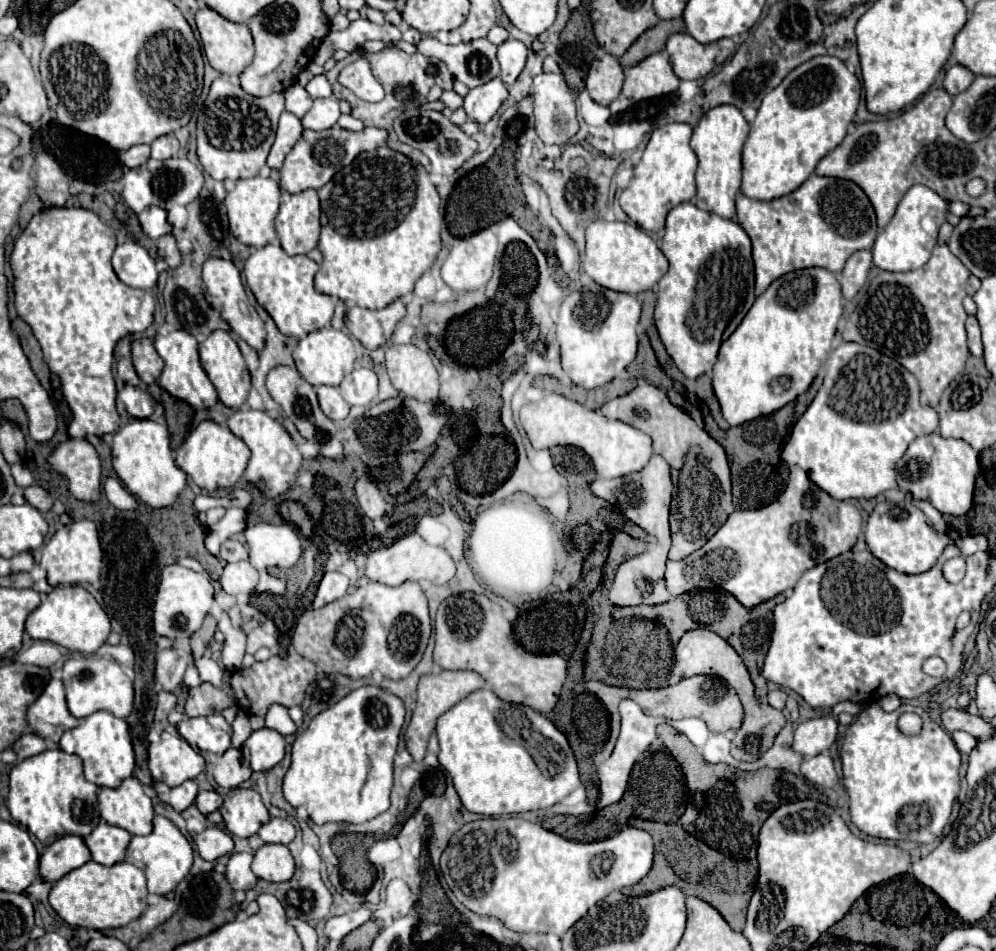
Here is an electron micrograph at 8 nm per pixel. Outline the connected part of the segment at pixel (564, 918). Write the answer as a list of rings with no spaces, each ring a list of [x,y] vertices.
[[[484,817],[452,835],[440,869],[456,899],[476,915],[496,917],[516,933],[562,935],[606,895],[646,877],[652,855],[652,837],[634,827],[602,841],[576,843],[520,817]]]

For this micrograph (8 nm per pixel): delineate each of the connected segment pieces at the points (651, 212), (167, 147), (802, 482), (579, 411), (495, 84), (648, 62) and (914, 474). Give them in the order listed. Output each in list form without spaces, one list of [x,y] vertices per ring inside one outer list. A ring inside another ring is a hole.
[[[668,123],[658,127],[644,149],[640,163],[634,167],[634,177],[630,185],[622,191],[618,199],[622,211],[630,217],[630,221],[648,233],[662,231],[668,211],[696,197],[694,173],[698,159],[690,147],[690,137],[692,127],[686,123]]]
[[[174,133],[152,141],[152,159],[166,161],[168,157],[174,157],[176,153],[178,153],[178,139],[174,137]]]
[[[790,467],[790,479],[786,491],[774,503],[754,511],[734,511],[702,549],[694,551],[690,557],[682,561],[668,561],[664,575],[666,587],[672,597],[688,593],[692,589],[720,587],[732,593],[744,607],[756,607],[758,603],[768,601],[778,593],[794,589],[796,581],[804,575],[804,571],[812,569],[814,565],[850,551],[856,545],[860,531],[862,531],[862,515],[854,503],[832,499],[826,491],[814,485],[800,467]]]
[[[556,393],[544,395],[538,403],[530,403],[520,411],[520,423],[534,449],[550,449],[554,445],[572,445],[582,449],[602,479],[624,477],[644,469],[652,457],[652,439],[632,425],[608,419],[600,411],[592,411],[572,399]]]
[[[494,77],[488,83],[470,89],[470,93],[464,97],[464,109],[472,121],[486,125],[506,101],[506,97],[506,85],[500,81],[500,77]]]
[[[654,53],[626,71],[626,81],[618,99],[610,105],[612,113],[620,113],[644,99],[674,93],[680,79],[672,73],[668,57],[664,53]]]
[[[932,433],[932,435],[924,435],[924,437],[918,437],[916,441],[912,441],[908,451],[896,465],[896,483],[900,489],[910,491],[912,497],[930,501],[944,515],[964,515],[972,507],[976,473],[978,473],[978,453],[966,441],[944,439],[938,433]]]

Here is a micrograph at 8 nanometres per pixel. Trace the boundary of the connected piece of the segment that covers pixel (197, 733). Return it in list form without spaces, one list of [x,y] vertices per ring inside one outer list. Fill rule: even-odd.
[[[214,713],[210,717],[184,717],[178,723],[178,733],[192,745],[192,749],[212,751],[222,755],[230,747],[232,725],[222,717],[222,713]]]

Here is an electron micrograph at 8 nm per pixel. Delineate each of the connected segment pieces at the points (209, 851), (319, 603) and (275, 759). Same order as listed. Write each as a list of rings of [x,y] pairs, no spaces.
[[[218,827],[204,829],[202,833],[198,833],[194,837],[194,843],[196,843],[196,849],[204,861],[216,861],[222,855],[232,853],[232,849],[234,849],[232,837]]]
[[[332,571],[332,573],[324,573],[320,585],[318,585],[318,591],[316,591],[316,599],[314,599],[314,609],[320,609],[340,597],[344,597],[348,591],[348,577],[338,573],[338,571]]]
[[[268,727],[252,731],[242,745],[242,753],[254,771],[268,771],[284,757],[284,737]]]

